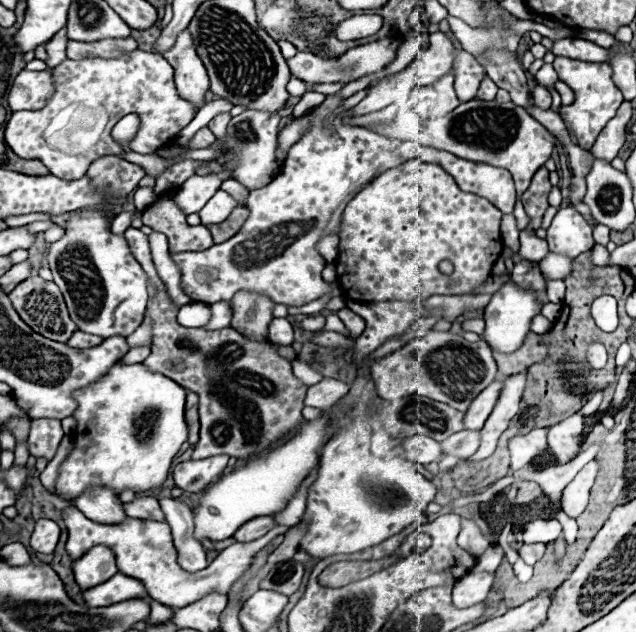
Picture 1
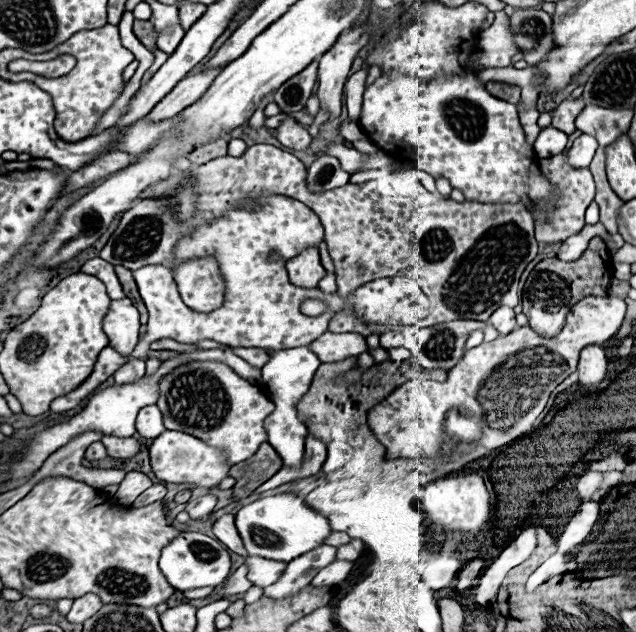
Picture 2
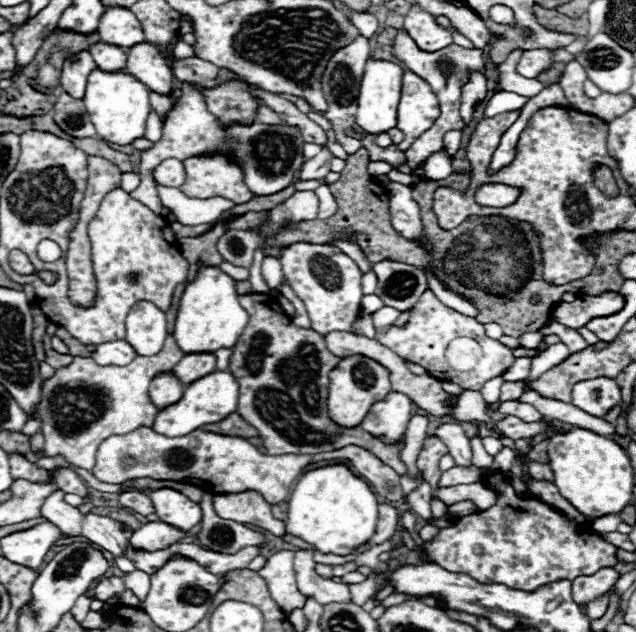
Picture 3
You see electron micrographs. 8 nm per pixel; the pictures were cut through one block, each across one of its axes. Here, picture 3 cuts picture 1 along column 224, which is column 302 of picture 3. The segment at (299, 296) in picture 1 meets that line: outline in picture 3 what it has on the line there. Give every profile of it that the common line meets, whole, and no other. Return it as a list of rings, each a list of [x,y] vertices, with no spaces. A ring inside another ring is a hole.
[[[296,242],[282,248],[280,264],[294,294],[304,302],[308,310],[312,330],[320,334],[328,334],[334,330],[350,332],[350,326],[360,314],[360,302],[364,294],[360,288],[362,272],[348,254],[330,244]]]

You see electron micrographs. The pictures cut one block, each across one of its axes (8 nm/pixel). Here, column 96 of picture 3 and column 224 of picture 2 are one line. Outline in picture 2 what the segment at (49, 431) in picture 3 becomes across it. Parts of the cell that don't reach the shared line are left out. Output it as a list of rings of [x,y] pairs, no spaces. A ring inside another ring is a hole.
[[[188,362],[174,368],[174,372],[166,374],[160,382],[158,408],[162,412],[164,426],[168,430],[182,430],[186,434],[194,434],[206,444],[226,450],[230,464],[236,464],[254,456],[258,446],[266,442],[266,430],[262,424],[274,412],[274,404],[264,396],[262,386],[244,380],[230,366],[220,362]]]

